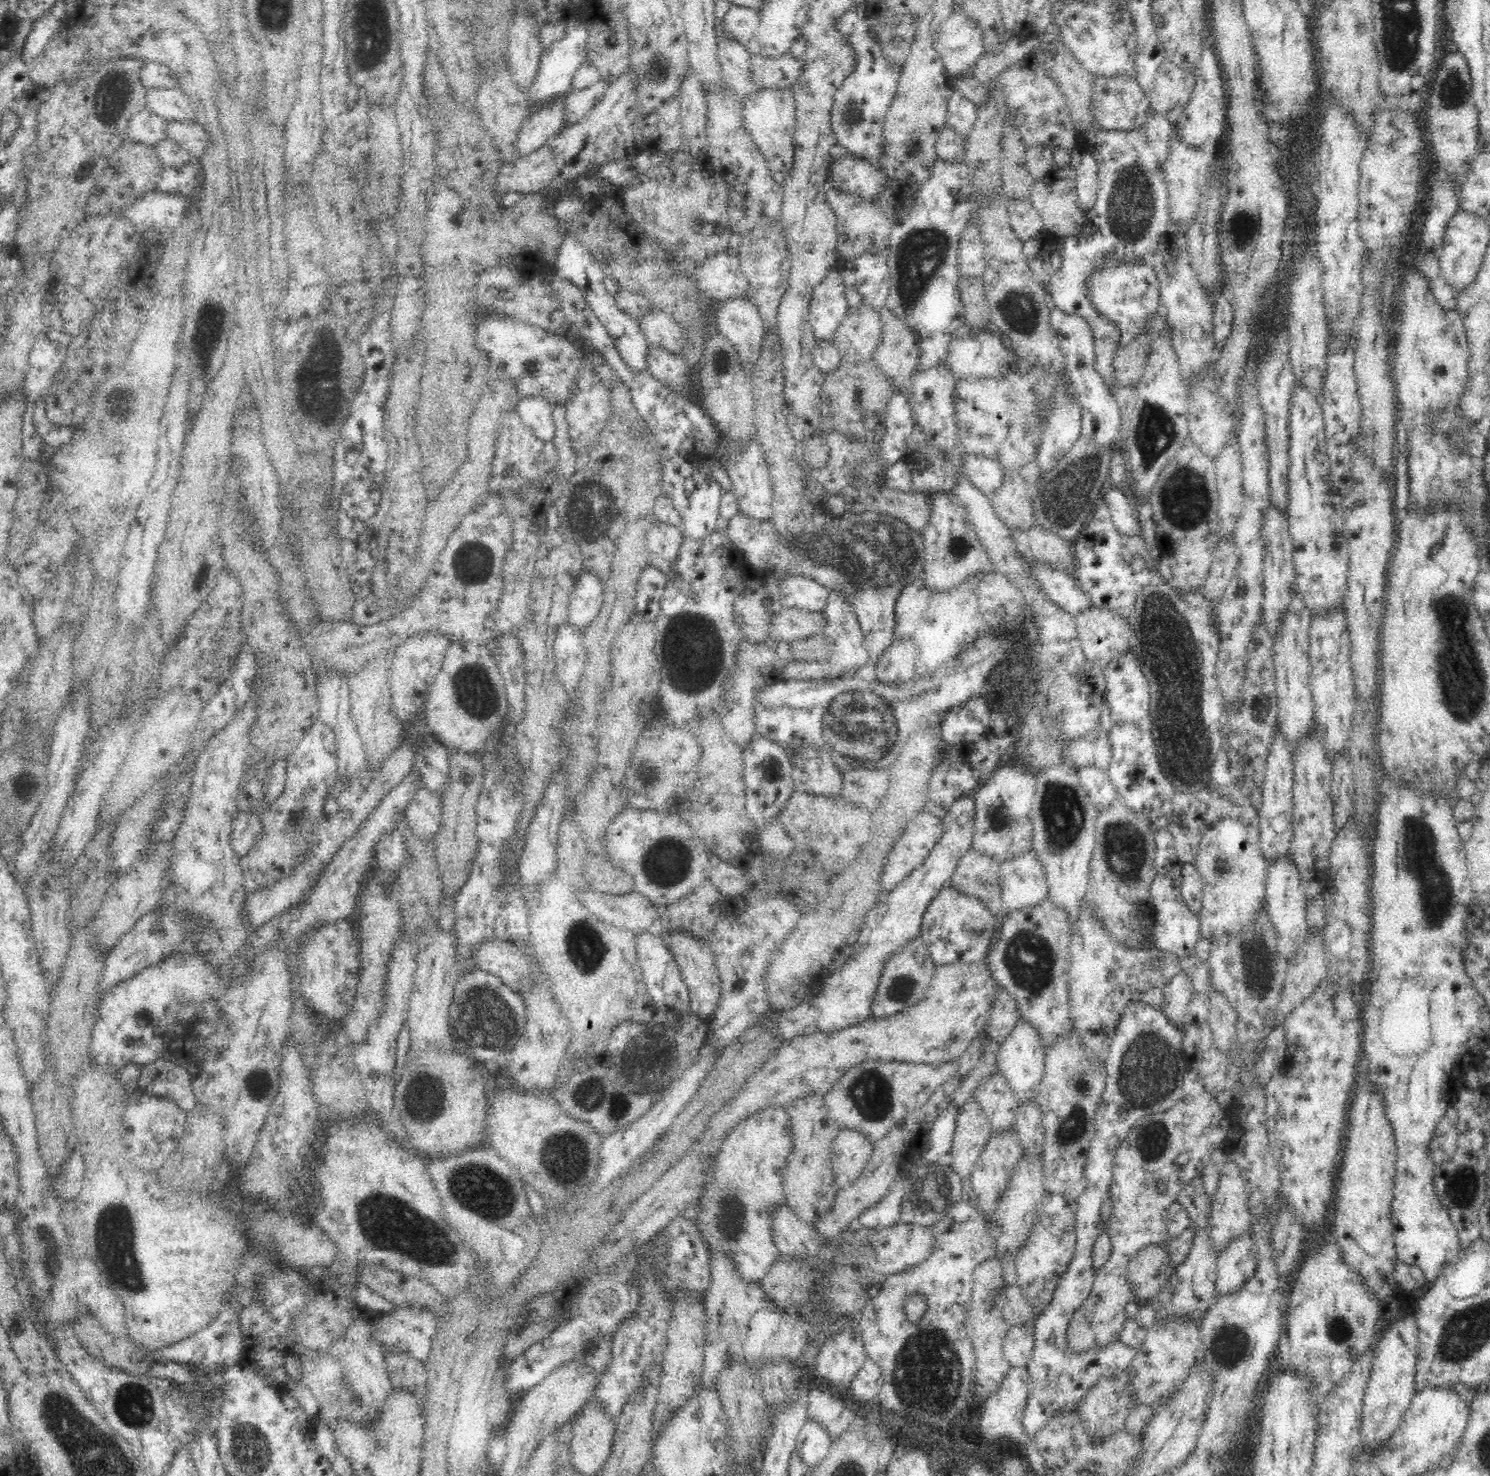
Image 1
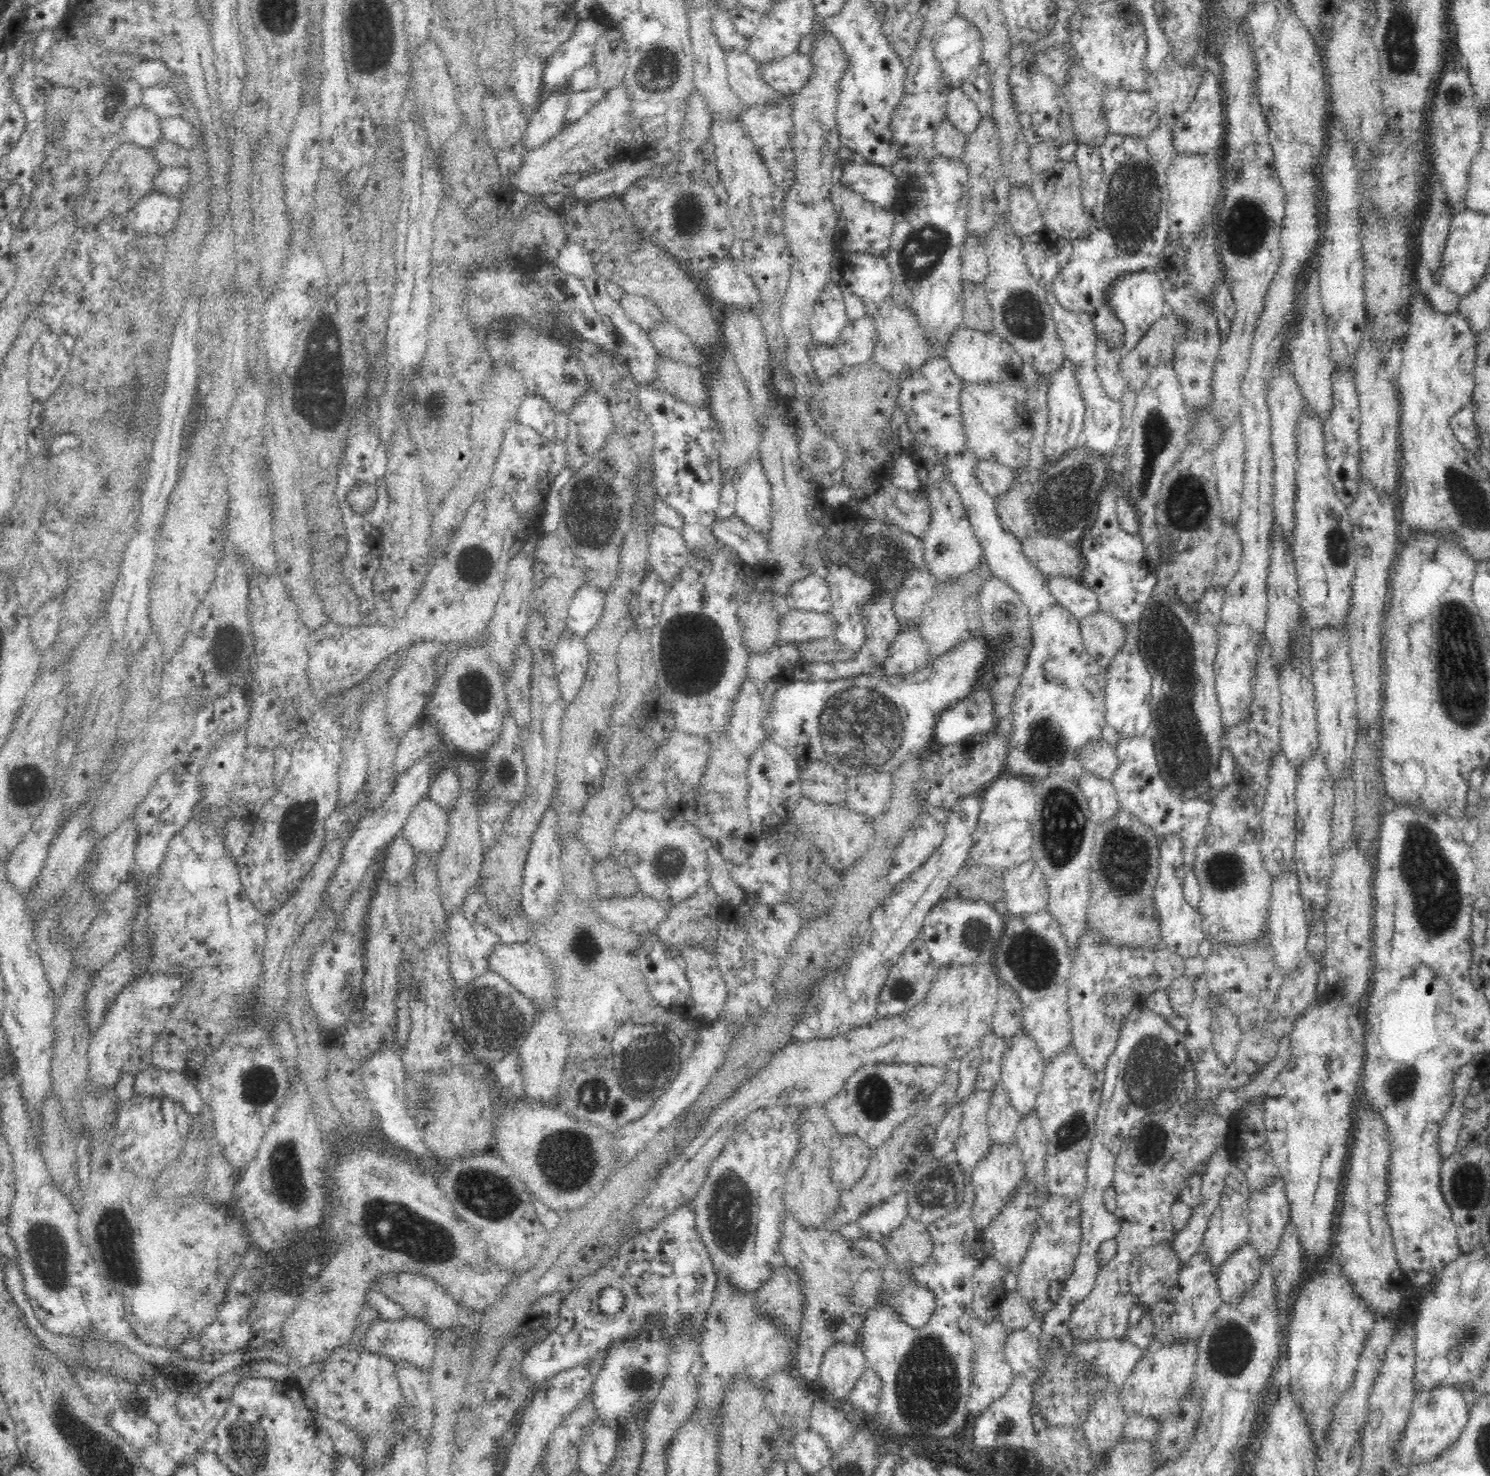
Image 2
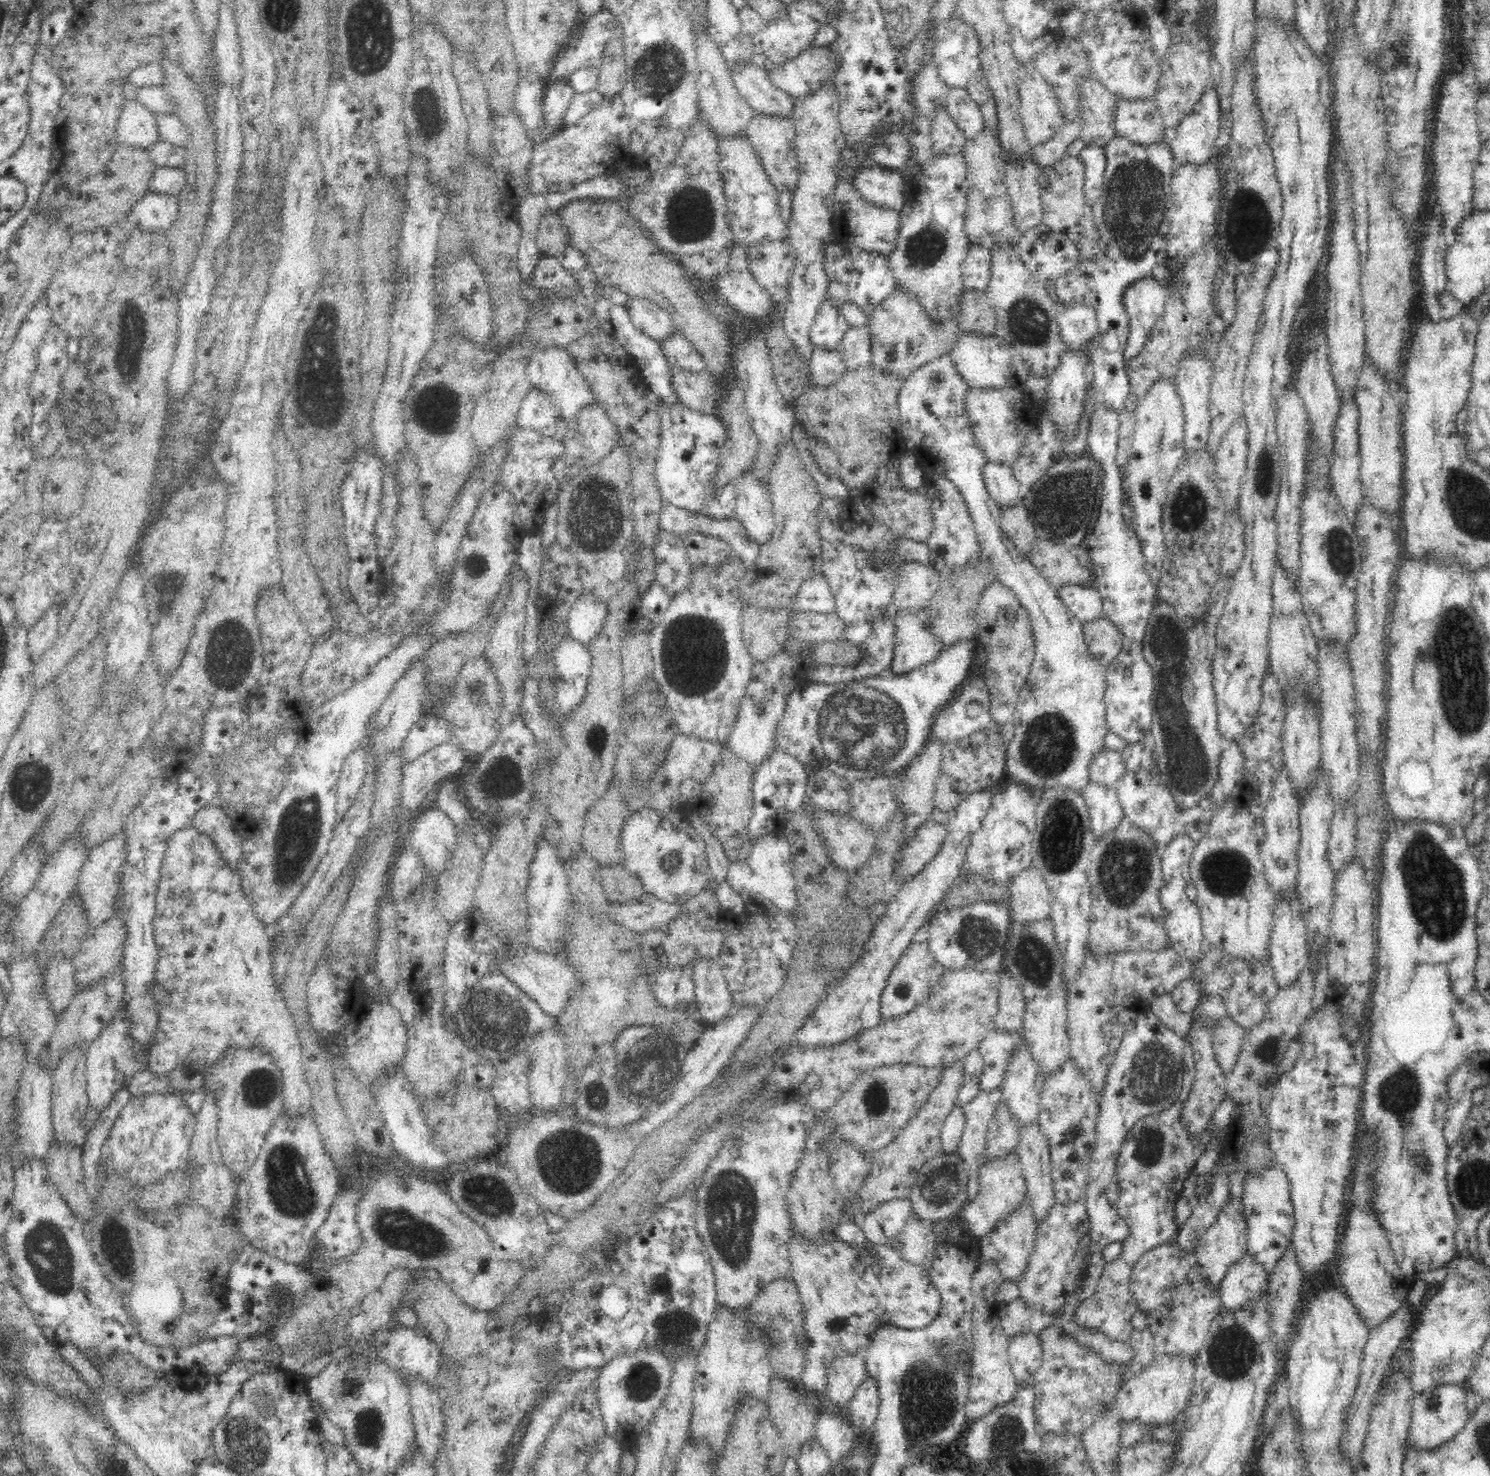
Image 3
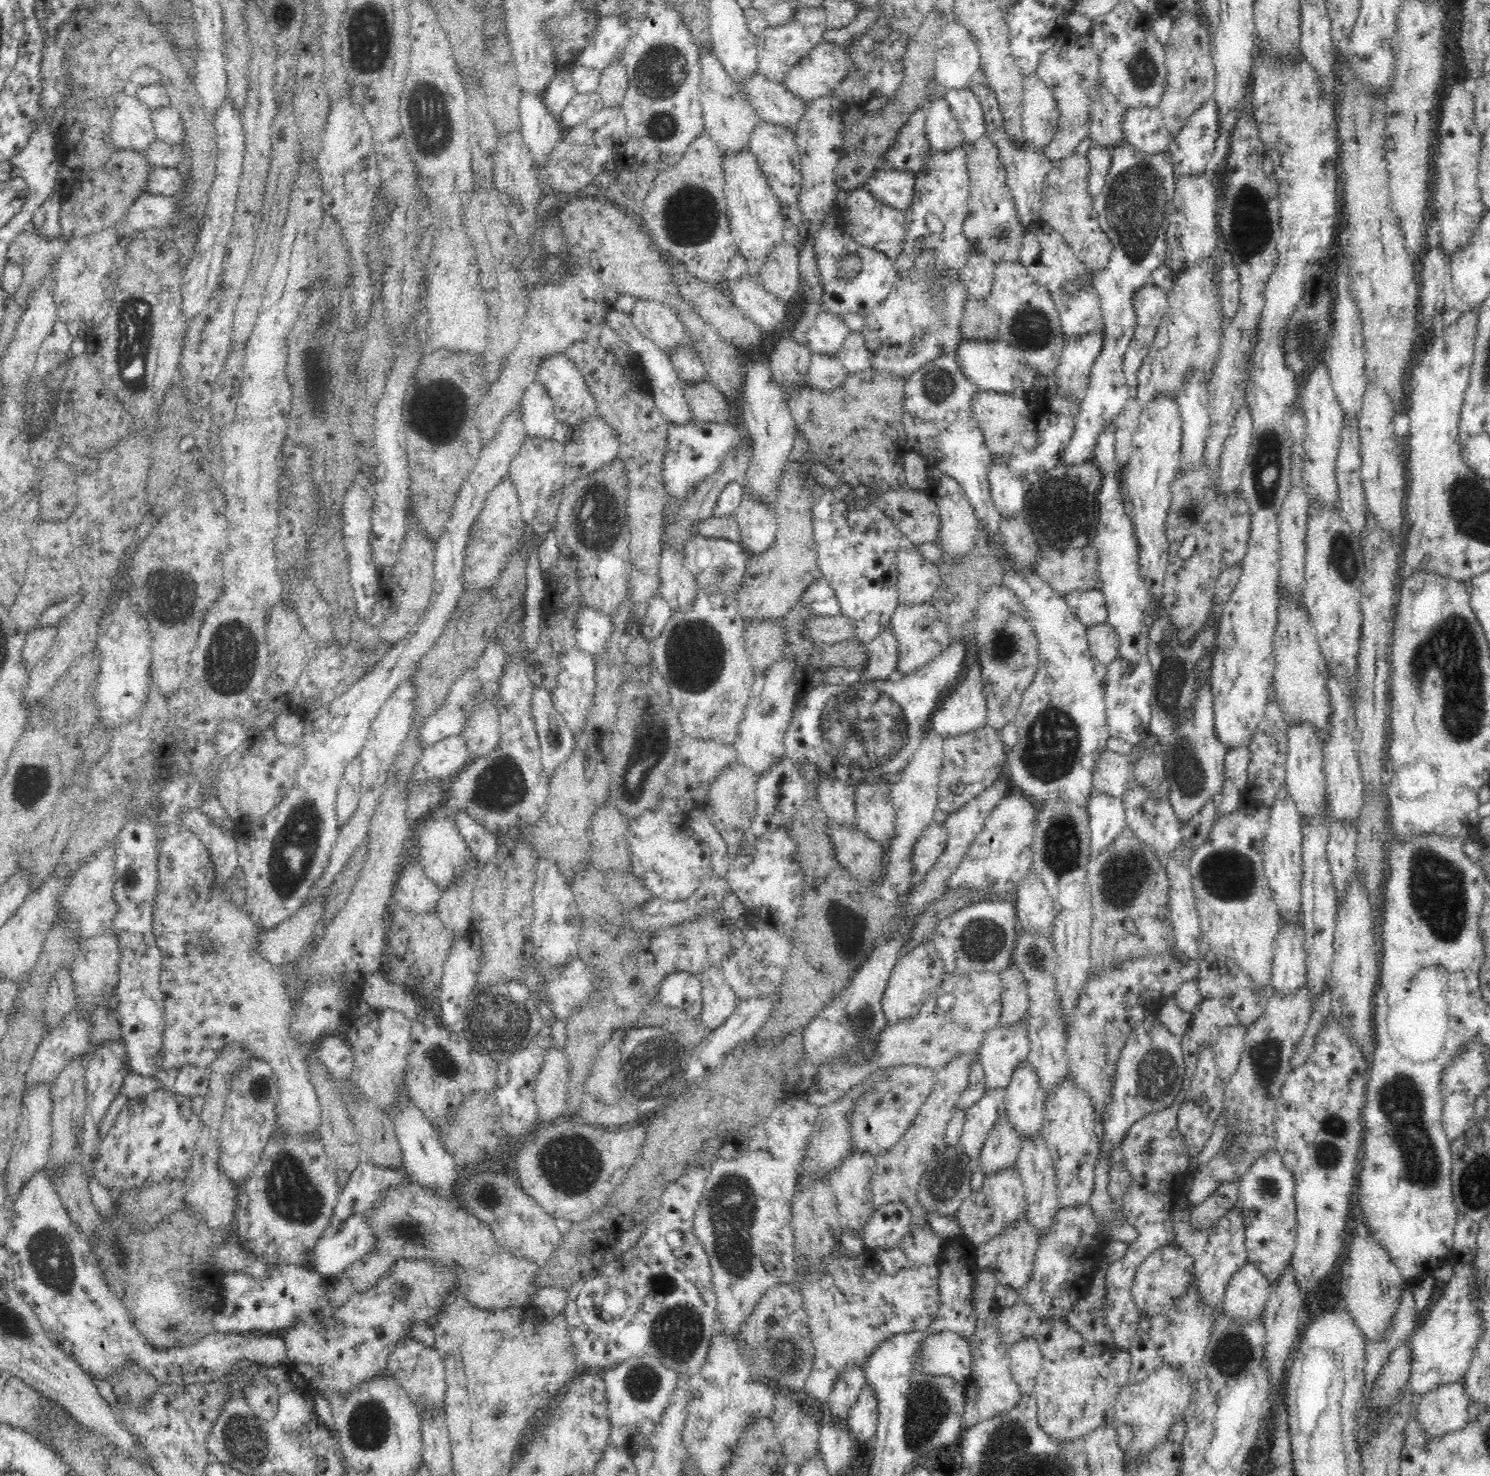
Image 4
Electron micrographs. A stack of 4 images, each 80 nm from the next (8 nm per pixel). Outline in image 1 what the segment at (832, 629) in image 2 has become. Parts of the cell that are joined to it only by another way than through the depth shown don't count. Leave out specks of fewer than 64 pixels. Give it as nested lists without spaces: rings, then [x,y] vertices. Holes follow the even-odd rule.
[[[784,606],[772,619],[770,636],[788,643],[812,636],[824,636],[825,618],[821,611],[810,612],[792,606]]]

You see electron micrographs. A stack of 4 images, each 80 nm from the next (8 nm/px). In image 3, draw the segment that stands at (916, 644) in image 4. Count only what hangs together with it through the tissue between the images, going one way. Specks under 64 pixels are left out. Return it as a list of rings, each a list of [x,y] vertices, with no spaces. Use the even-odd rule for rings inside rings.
[[[927,607],[916,612],[895,613],[895,645],[891,672],[906,674],[933,661],[942,651],[940,637],[932,632],[932,618]]]

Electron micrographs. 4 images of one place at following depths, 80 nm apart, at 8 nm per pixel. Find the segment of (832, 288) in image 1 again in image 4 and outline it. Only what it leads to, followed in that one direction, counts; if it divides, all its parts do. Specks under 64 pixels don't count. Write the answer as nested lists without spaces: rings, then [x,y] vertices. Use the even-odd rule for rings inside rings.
[[[823,307],[811,324],[806,334],[806,345],[811,354],[822,353],[836,355],[842,348],[850,329],[844,323],[843,317]]]

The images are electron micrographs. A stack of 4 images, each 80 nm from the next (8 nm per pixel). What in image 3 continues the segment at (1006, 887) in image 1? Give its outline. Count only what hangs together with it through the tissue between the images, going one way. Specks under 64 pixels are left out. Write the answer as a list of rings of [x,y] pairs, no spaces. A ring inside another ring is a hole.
[[[1034,866],[1022,870],[1010,880],[1008,888],[1014,921],[1031,923],[1050,917],[1051,894],[1040,870]]]

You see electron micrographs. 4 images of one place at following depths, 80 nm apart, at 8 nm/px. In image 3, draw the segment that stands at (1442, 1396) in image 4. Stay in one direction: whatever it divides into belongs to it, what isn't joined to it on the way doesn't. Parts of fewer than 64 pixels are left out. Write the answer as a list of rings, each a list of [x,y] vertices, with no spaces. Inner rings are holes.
[[[1442,1385],[1416,1395],[1408,1429],[1407,1448],[1432,1451],[1452,1440],[1468,1424],[1471,1413],[1466,1406],[1465,1385]]]

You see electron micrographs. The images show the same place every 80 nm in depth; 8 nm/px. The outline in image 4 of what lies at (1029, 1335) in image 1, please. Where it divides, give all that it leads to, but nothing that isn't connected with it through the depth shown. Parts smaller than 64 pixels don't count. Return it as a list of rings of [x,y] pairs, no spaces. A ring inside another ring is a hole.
[[[1034,1335],[1022,1337],[1010,1346],[1009,1365],[1022,1395],[1034,1395],[1035,1378],[1042,1363],[1042,1351]]]

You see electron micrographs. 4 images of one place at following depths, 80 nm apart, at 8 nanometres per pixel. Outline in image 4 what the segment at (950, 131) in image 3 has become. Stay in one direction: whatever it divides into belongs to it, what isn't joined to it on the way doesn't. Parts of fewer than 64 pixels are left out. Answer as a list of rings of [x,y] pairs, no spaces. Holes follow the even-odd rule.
[[[936,98],[931,103],[925,118],[925,131],[933,152],[950,151],[966,144],[945,98]]]

